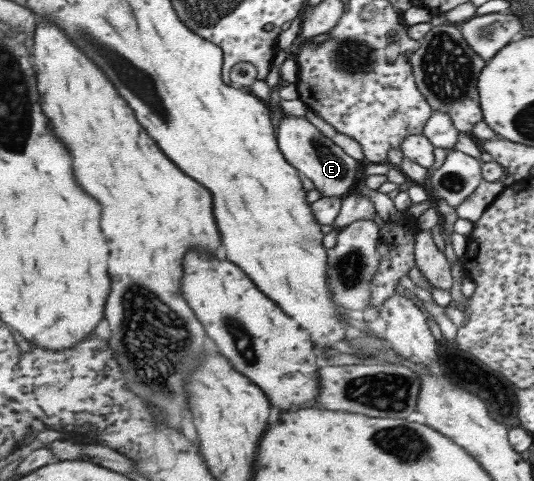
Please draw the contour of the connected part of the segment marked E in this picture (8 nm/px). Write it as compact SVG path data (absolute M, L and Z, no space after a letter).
M285 114L279 124L280 149L291 161L291 164L302 173L302 176L310 178L315 189L323 193L323 197L346 197L353 191L358 173L358 160L346 153L332 138L322 133L306 117L292 117Z

